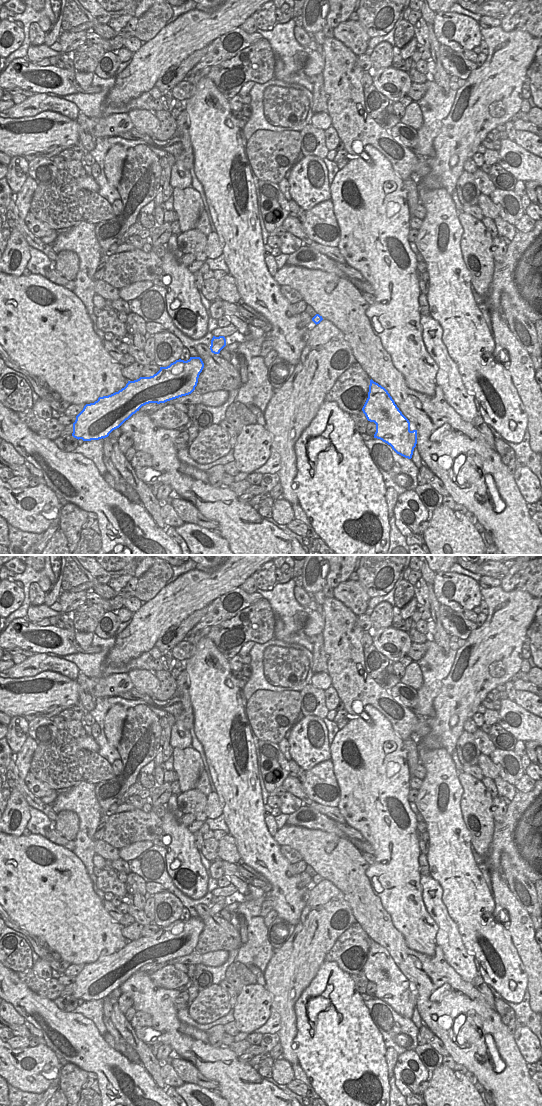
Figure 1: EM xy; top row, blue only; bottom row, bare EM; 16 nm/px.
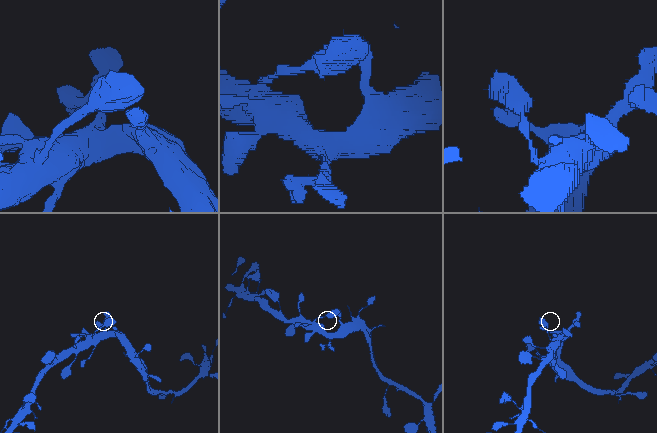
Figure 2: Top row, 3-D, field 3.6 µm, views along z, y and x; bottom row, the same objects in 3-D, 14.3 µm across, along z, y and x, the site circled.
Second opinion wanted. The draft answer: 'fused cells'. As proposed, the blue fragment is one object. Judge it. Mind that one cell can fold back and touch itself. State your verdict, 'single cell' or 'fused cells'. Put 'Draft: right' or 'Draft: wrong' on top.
Draft: wrong
single cell

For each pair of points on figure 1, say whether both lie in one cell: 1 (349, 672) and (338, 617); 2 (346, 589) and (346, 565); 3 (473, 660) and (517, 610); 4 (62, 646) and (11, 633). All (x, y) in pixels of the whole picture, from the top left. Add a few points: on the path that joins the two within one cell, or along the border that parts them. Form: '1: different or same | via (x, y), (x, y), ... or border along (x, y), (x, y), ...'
1: same | via (345, 658), (341, 631)
2: different | border along (348, 579), (340, 582), (333, 589)
3: same | via (485, 648), (506, 627), (507, 622)
4: same | via (49, 648), (35, 645), (24, 637)

